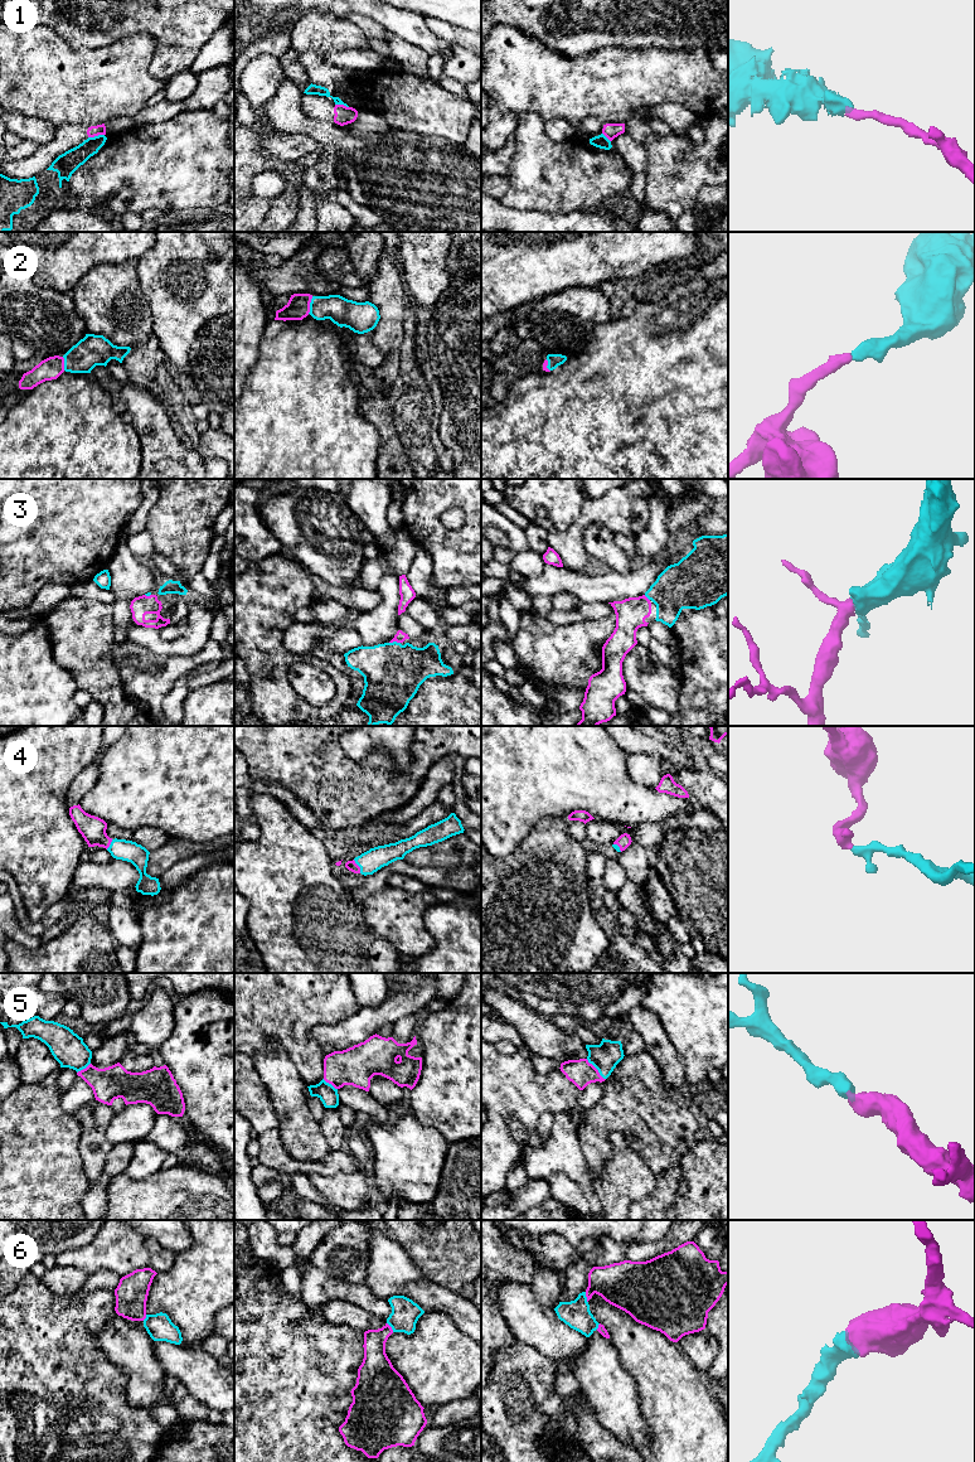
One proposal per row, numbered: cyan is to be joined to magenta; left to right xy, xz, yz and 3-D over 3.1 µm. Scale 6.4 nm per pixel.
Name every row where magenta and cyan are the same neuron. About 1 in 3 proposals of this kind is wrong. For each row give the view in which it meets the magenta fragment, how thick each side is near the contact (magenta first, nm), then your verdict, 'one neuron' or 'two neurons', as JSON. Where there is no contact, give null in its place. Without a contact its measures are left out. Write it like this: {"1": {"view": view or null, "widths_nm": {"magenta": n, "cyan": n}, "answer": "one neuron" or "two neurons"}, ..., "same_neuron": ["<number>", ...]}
{"1": {"view": "xy", "widths_nm": {"magenta": 70, "cyan": 140}, "answer": "two neurons"}, "2": {"view": "xz", "widths_nm": {"magenta": 150, "cyan": 180}, "answer": "one neuron"}, "3": {"view": "xz", "widths_nm": {"magenta": 70, "cyan": 380}, "answer": "one neuron"}, "4": {"view": "xz", "widths_nm": {"magenta": 70, "cyan": 140}, "answer": "one neuron"}, "5": {"view": "yz", "widths_nm": {"magenta": 170, "cyan": 180}, "answer": "one neuron"}, "6": {"view": "yz", "widths_nm": {"magenta": 300, "cyan": 180}, "answer": "one neuron"}, "same_neuron": ["2", "3", "4", "5", "6"]}

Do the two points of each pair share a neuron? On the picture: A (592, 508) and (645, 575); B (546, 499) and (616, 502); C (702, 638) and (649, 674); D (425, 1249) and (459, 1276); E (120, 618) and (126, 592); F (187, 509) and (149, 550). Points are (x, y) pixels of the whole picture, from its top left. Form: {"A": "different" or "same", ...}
{"A": "different", "B": "different", "C": "different", "D": "same", "E": "same", "F": "different"}

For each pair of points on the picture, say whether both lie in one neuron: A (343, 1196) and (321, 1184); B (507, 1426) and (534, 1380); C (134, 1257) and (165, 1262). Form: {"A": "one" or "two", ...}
{"A": "one", "B": "one", "C": "two"}

